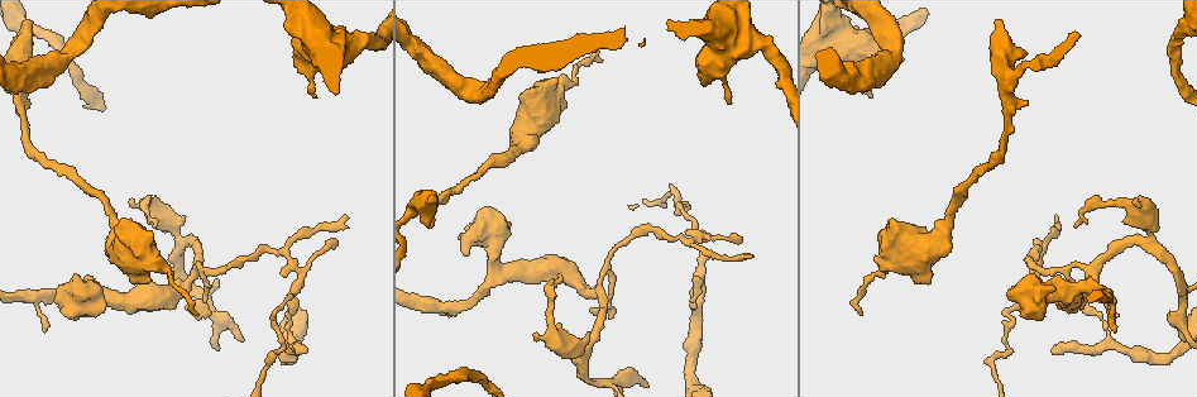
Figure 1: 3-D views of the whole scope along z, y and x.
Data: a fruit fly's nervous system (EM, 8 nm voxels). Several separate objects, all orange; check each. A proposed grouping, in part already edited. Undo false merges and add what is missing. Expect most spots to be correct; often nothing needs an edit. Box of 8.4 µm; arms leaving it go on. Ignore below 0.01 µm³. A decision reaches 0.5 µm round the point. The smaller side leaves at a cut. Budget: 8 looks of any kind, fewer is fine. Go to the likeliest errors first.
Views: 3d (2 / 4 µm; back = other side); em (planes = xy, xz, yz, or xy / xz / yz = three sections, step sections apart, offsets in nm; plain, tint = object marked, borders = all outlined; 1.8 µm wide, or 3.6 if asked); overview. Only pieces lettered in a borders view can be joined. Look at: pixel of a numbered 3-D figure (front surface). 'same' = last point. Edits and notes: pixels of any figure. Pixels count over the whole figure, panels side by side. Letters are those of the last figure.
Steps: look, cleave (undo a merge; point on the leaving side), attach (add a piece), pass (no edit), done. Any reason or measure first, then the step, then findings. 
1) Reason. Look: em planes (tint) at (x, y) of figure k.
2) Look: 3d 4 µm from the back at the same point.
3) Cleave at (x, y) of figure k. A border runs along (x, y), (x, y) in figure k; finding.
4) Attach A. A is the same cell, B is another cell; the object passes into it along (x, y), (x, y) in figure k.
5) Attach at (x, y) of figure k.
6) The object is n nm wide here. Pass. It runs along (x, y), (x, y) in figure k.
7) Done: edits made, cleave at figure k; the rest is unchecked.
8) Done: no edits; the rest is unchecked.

Branch stops here. Look: 3d 4 µm at (1053, 351) of figure 1.

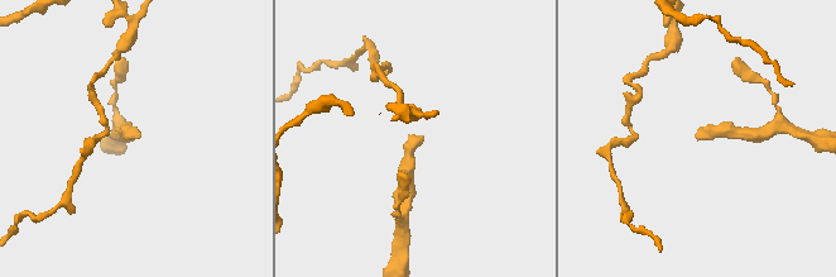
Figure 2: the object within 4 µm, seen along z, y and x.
Look: em yz step 16 (borders) at (140, 137) of figure 2.

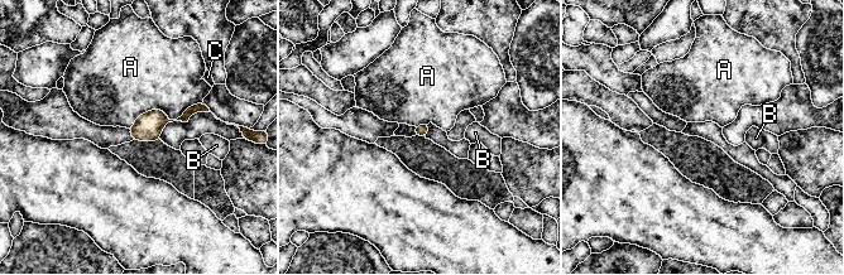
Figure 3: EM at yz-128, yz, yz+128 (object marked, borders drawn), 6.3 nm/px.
Another direction. Look: em planes (borders) at the same point.

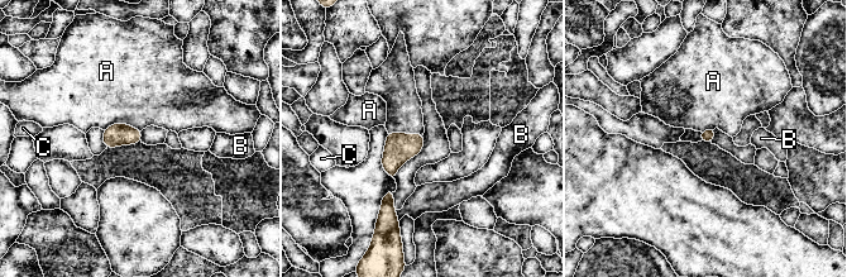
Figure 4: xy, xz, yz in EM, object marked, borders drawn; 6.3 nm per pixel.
Pass. A, B and C are other cells; a border runs along (140, 129), (115, 123), (104, 130) in figure 4; none of them fits.

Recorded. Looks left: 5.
Stops while still wide. Look: em planes (borders) at (32, 21) of figure 1.

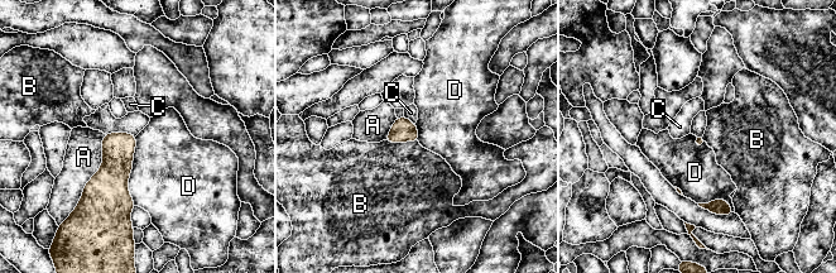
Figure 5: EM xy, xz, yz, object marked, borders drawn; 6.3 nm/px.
Pass. A, B, C and D are other cells; a border runs along (137, 135), (128, 180), (134, 205) in figure 5; none of them fits.

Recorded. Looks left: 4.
Three arms meet. Look: em planes (tint) at (191, 276) of figure 1.

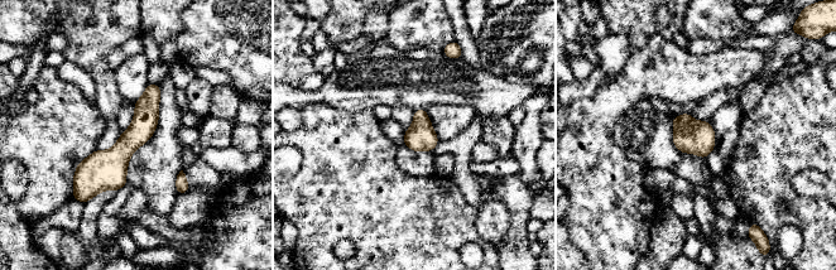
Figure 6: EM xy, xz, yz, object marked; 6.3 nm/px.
Look: em planes (borders) at the same point.

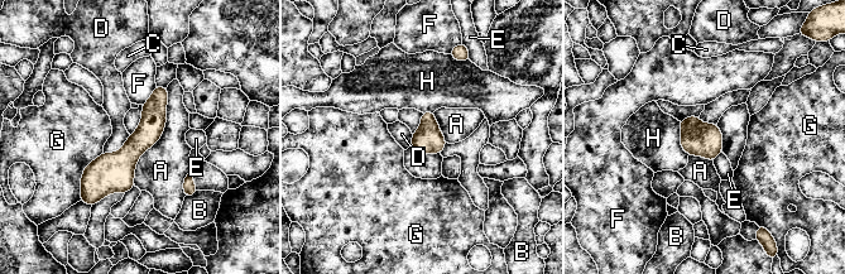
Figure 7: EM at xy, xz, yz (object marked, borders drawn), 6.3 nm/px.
Pass. A, B, C, D, E, F, G and H are other cells; one neuron here.

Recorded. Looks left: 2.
Thick end. Look: 3d 2 µm at (297, 68) of figure 1.

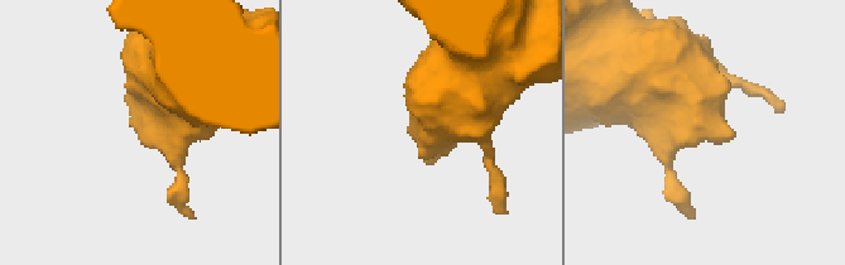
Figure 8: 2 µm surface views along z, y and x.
Now the EM. Look: em 3.6 µm xy step 16 (borders) at (423, 162) of figure 8.

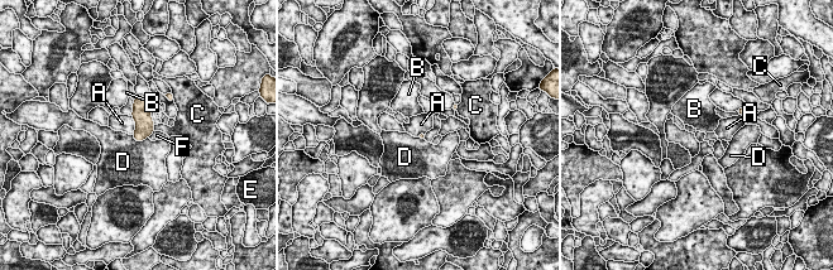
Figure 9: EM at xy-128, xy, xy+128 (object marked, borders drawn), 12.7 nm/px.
Pass. A, B, C, D, E and F are other cells; a border runs along (130, 116), (134, 121), (133, 134) in figure 9; no lettered piece goes on from it.

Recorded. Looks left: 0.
Done: no edits; the rest is unchecked.

